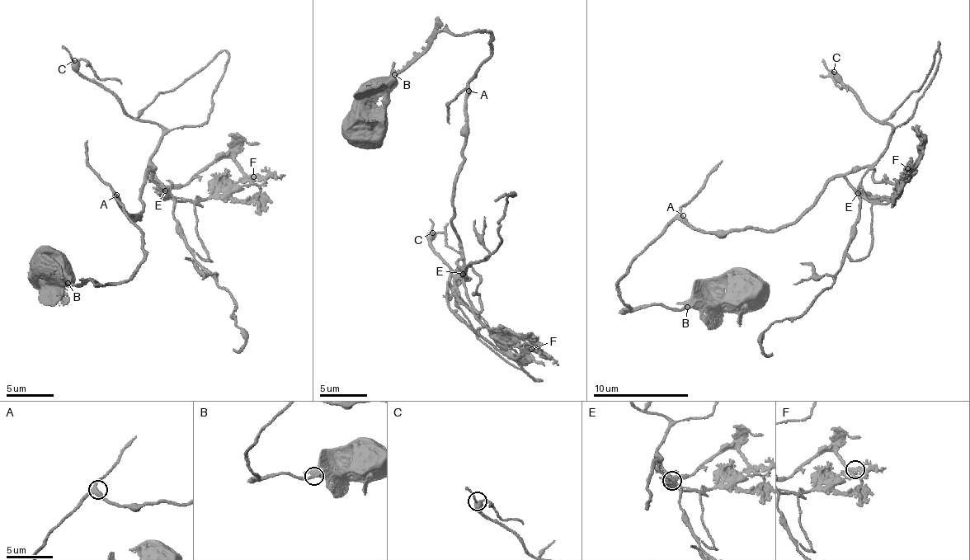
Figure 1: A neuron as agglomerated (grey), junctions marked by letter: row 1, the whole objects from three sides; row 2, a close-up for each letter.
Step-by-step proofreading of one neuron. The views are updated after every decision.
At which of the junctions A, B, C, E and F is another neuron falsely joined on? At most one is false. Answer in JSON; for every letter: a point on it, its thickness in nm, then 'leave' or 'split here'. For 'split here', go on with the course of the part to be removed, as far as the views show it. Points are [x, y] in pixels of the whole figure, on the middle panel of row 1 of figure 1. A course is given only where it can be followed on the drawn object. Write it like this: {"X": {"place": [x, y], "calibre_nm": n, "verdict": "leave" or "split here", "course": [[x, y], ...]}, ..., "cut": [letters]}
{"A": {"place": [468, 91], "calibre_nm": 320, "verdict": "leave"}, "B": {"place": [394, 74], "calibre_nm": 340, "verdict": "leave"}, "C": {"place": [432, 232], "calibre_nm": 320, "verdict": "leave"}, "E": {"place": [463, 274], "calibre_nm": 360, "verdict": "leave"}, "F": {"place": [531, 349], "calibre_nm": 240, "verdict": "leave"}, "cut": []}

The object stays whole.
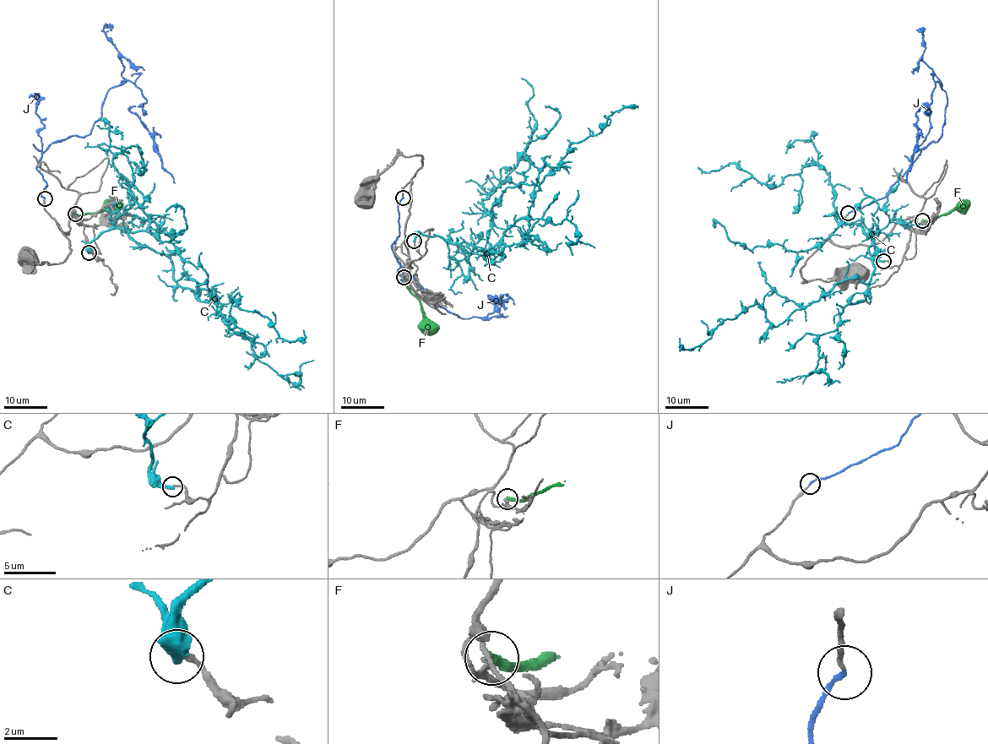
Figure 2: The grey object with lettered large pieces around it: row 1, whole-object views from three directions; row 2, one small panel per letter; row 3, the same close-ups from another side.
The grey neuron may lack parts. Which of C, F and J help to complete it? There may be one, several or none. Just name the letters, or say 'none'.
J

